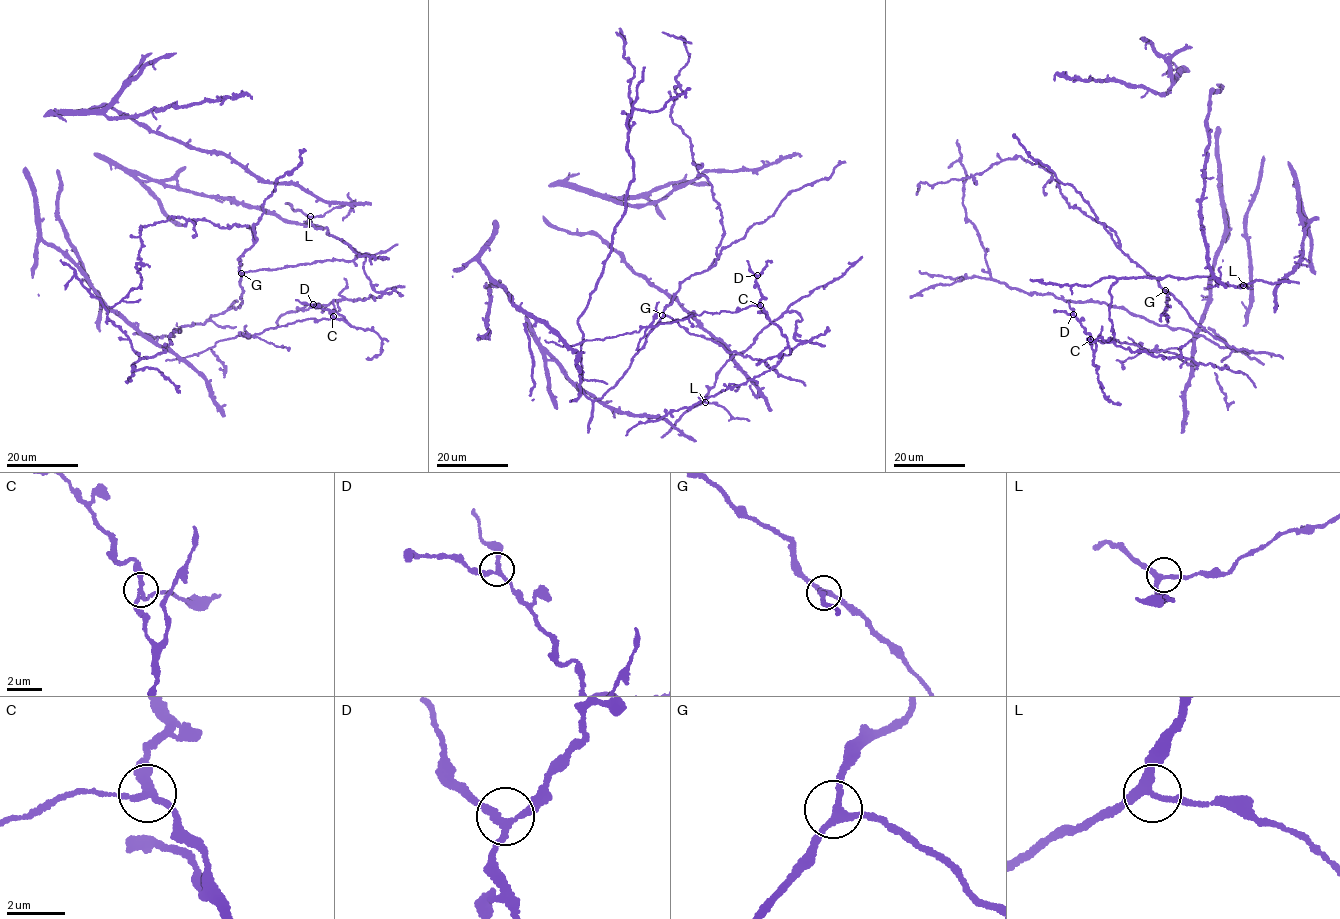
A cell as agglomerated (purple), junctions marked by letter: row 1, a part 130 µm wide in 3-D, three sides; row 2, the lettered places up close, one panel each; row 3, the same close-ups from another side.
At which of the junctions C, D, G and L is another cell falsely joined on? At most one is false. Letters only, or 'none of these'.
C

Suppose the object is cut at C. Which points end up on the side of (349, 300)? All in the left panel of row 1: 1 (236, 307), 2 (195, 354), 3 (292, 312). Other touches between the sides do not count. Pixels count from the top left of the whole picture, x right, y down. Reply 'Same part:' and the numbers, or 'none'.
Same part: 1, 3

